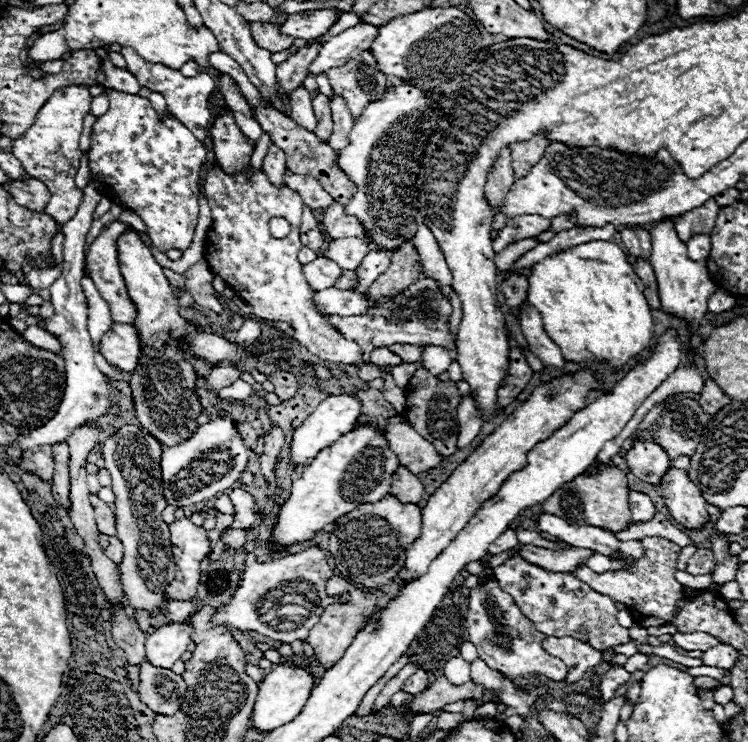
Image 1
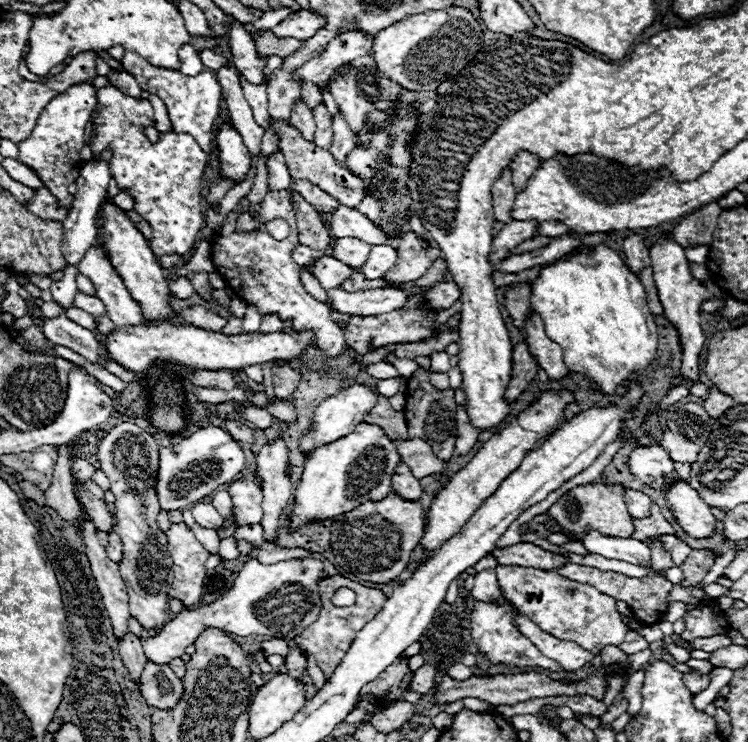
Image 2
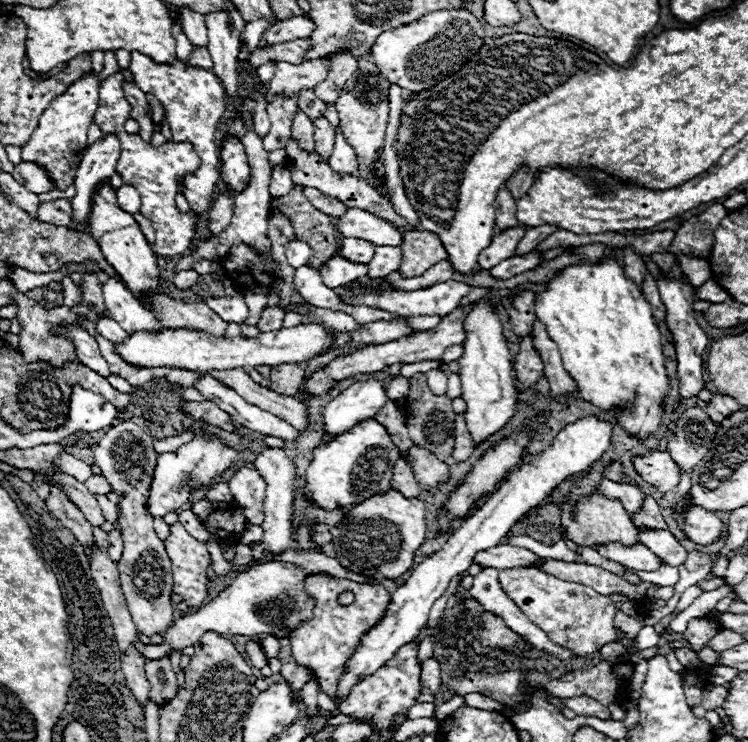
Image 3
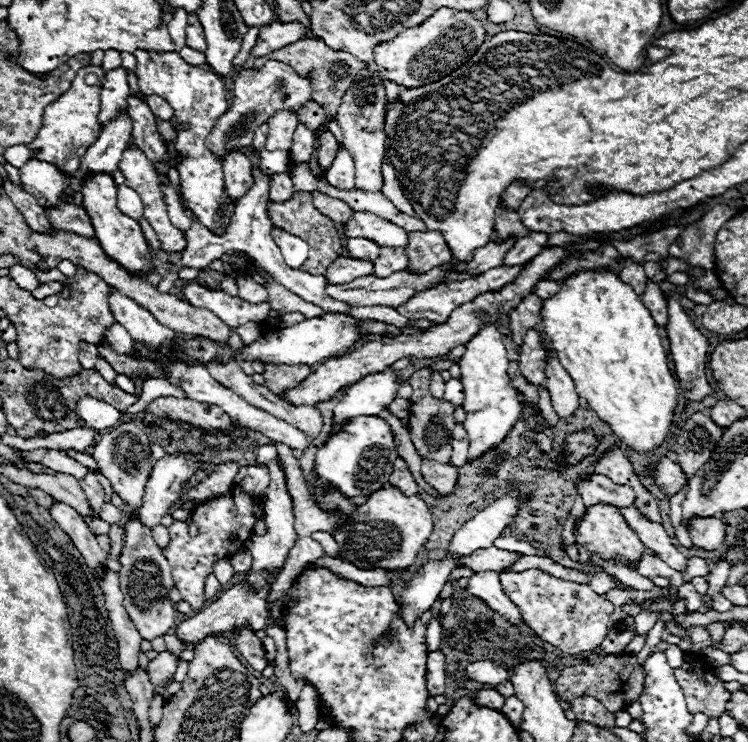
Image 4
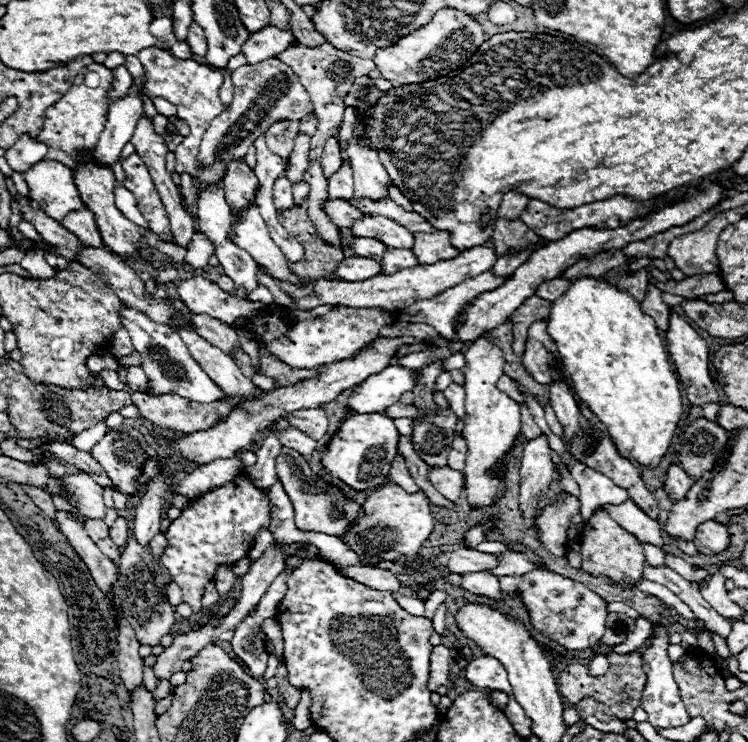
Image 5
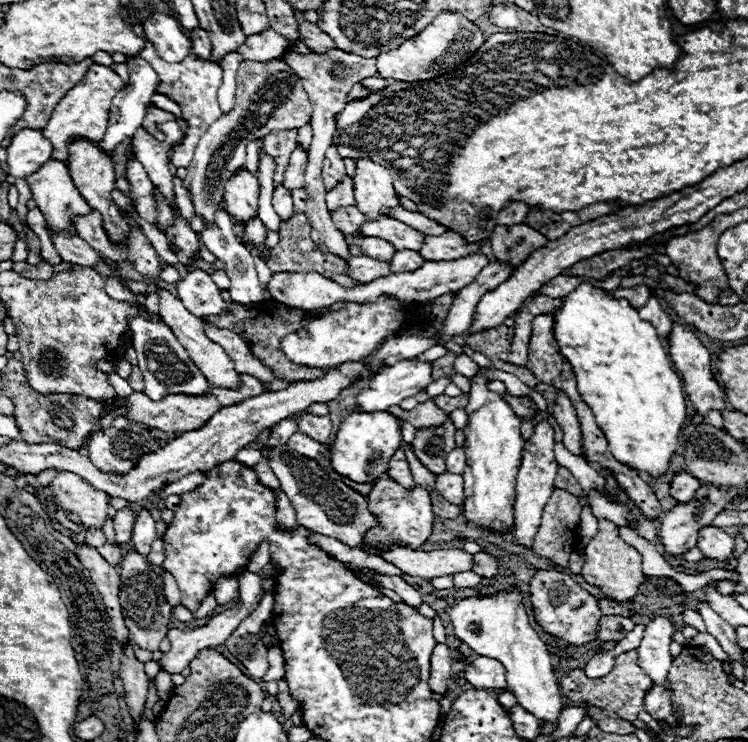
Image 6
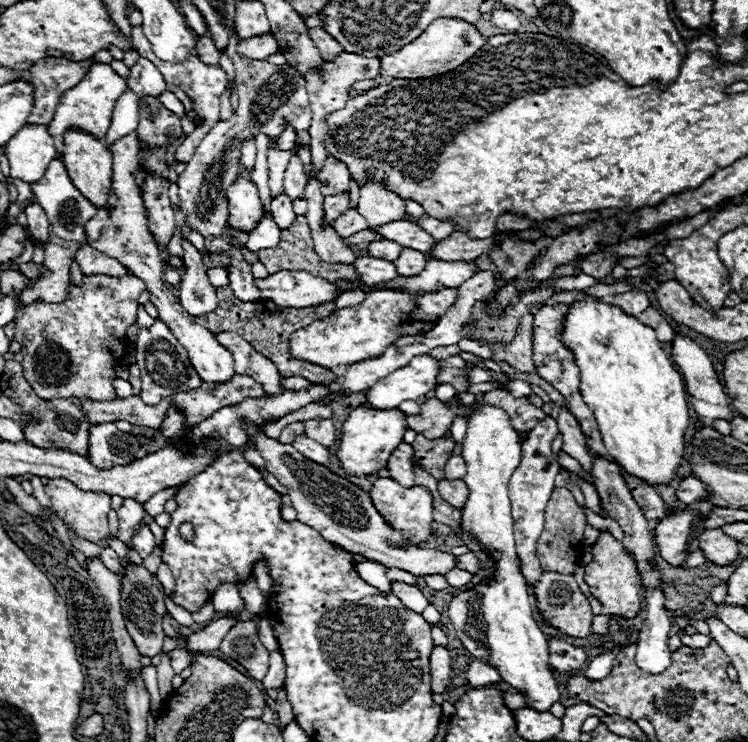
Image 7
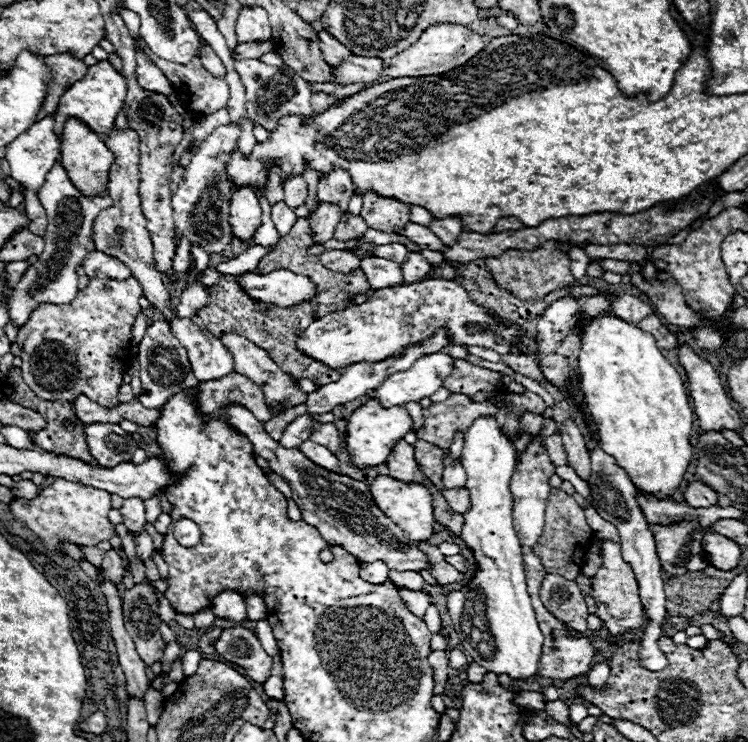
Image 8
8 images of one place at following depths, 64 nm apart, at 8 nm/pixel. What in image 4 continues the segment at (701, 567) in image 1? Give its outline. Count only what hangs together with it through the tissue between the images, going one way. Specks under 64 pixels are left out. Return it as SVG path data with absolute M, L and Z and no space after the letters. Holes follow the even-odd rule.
M692 556L692 558L688 558L688 566L686 566L686 570L682 572L682 578L684 578L686 582L692 582L692 578L696 578L696 576L706 576L708 572L710 572L708 562L706 562L704 558Z

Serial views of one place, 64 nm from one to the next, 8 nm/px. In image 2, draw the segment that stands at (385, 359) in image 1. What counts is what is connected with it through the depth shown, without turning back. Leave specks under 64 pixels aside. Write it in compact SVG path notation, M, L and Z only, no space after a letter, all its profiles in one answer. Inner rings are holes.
M390 356L386 362L392 364L392 366L400 372L400 376L406 376L406 378L408 378L412 372L416 372L416 370L420 368L414 360L400 360L398 356Z

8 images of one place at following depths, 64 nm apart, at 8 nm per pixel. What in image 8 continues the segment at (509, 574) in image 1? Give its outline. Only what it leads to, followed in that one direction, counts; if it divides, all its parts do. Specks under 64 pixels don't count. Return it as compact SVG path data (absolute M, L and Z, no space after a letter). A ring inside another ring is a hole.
M546 574L542 588L540 588L540 600L552 616L560 618L570 630L576 630L578 634L588 630L588 608L584 602L584 596L574 580L566 580L558 574Z

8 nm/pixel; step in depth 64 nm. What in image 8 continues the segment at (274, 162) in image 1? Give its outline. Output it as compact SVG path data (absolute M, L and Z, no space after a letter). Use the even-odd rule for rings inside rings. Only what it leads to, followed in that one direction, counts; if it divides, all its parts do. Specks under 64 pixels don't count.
M280 200L280 202L272 204L272 220L274 220L274 226L276 226L278 234L284 236L294 226L296 214L292 212L292 208L288 208L288 204L284 204L284 200Z

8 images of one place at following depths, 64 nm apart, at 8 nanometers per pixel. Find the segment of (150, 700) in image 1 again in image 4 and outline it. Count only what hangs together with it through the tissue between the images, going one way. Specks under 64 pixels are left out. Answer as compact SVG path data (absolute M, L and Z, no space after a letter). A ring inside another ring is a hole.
M160 652L154 660L148 662L146 672L148 672L150 682L154 684L154 692L156 694L164 694L168 684L174 682L172 674L174 674L176 666L178 666L178 662L176 662L176 658L170 652Z

